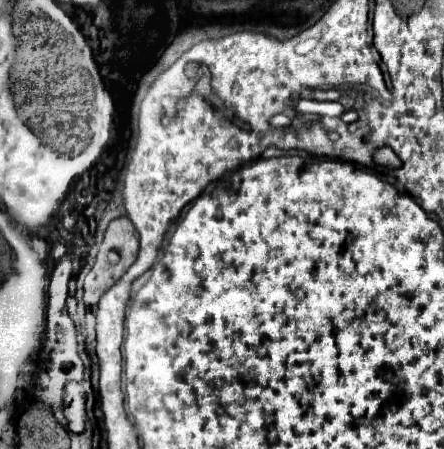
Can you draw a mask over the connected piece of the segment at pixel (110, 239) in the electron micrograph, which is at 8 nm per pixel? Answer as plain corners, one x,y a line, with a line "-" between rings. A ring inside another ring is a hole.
119,217
119,219
111,221
107,231
105,231
105,239
99,247
97,261
95,261
91,273
85,277
85,297
83,299
85,299
85,305
87,305
89,311
97,309
97,303
99,303
101,295
135,263
137,253
139,253
139,235
137,235
137,229
133,227
131,219
129,217

